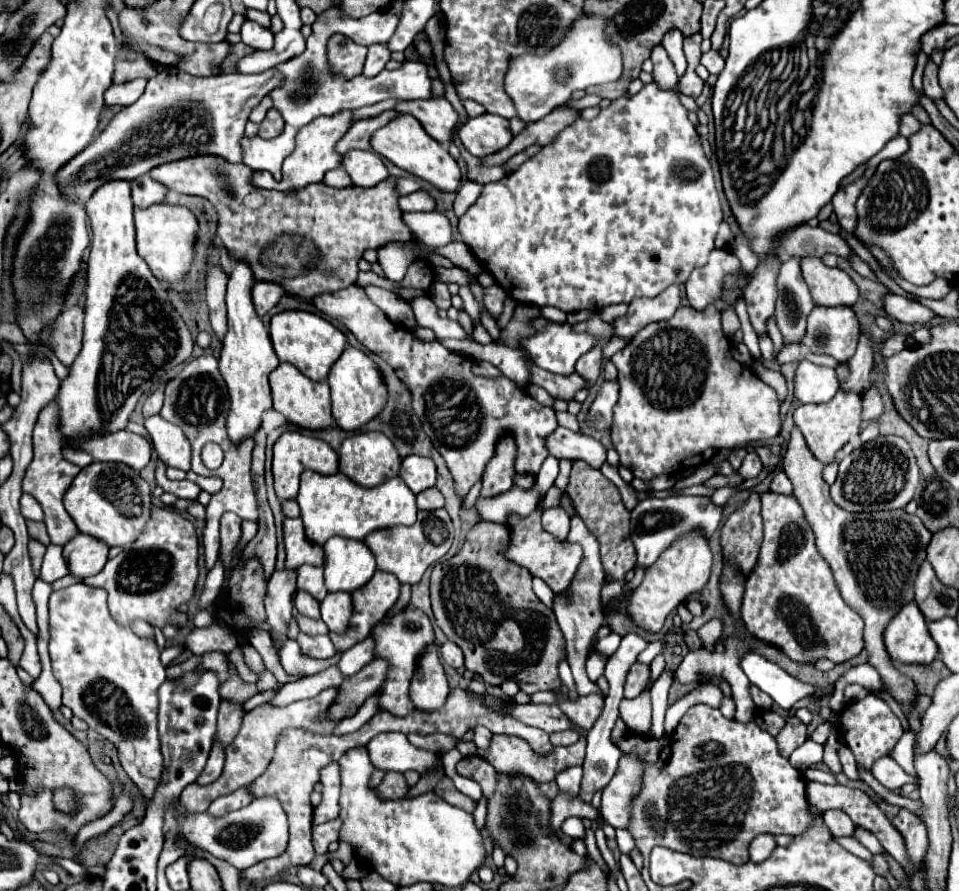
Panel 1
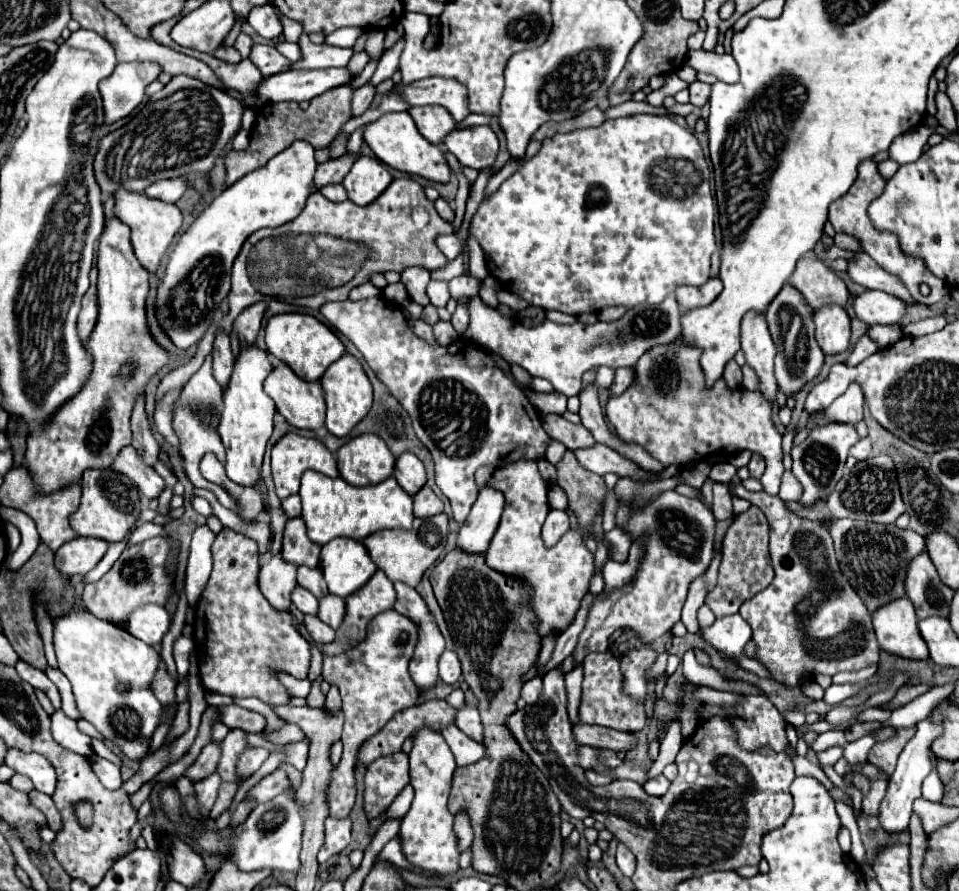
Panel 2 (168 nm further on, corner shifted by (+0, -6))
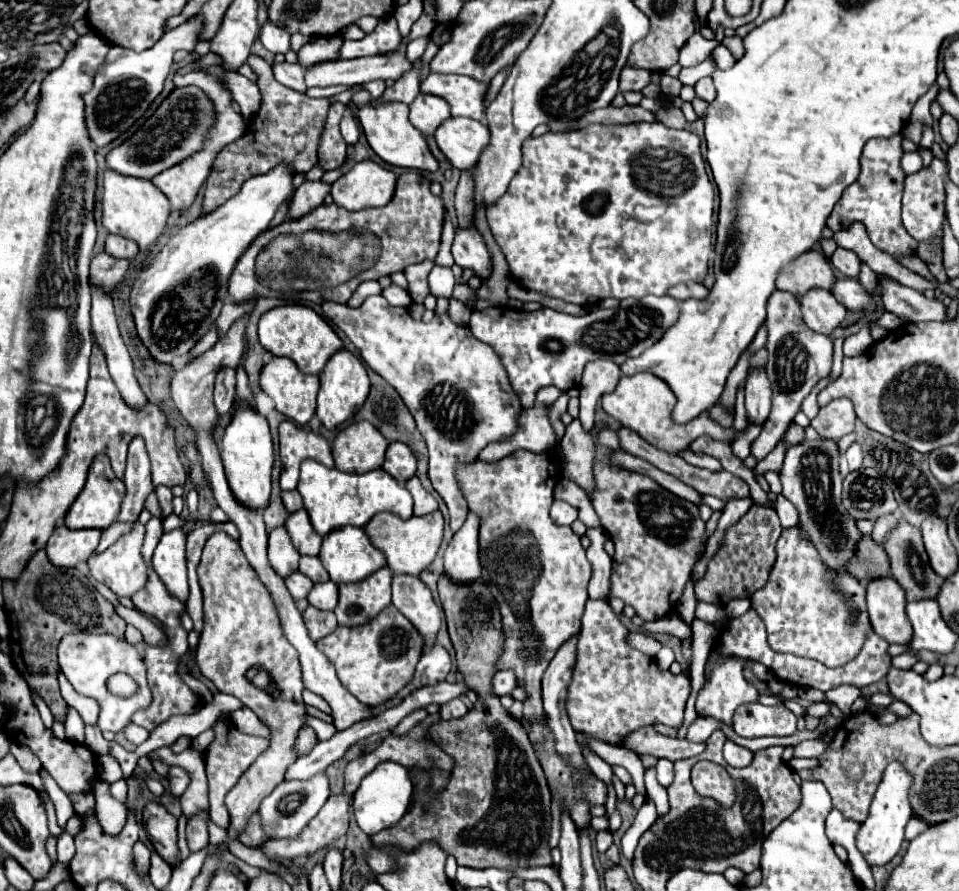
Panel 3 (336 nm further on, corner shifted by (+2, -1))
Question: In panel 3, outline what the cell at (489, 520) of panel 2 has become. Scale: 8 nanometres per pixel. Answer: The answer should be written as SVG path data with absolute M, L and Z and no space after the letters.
M468 516L464 526L454 534L444 552L444 574L454 584L472 584L480 580L480 560L478 560L478 516Z

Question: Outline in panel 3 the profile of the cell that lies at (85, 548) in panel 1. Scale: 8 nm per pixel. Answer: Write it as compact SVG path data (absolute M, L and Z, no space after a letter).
M58 526L48 540L46 554L54 566L74 568L78 562L86 562L100 540L100 530L70 530Z

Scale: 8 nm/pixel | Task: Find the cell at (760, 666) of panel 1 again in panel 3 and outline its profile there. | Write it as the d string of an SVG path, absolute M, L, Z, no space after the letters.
M910 652L892 658L892 666L894 666L894 668L902 668L902 670L912 668L916 662L918 662L918 656L916 656L916 654L910 654Z

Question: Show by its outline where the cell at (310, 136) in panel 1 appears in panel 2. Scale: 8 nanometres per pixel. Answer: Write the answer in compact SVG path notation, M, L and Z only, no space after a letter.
M294 141L264 167L226 187L180 237L170 253L166 277L156 297L160 325L178 349L188 349L198 343L206 329L214 325L220 315L220 303L228 297L232 261L244 239L262 227L278 227L300 215L306 199L314 193L314 151L316 149L308 141Z

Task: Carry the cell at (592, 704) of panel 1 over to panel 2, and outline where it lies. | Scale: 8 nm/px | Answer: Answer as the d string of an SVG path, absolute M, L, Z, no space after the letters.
M588 653L582 662L583 685L582 703L578 709L578 717L582 723L590 725L604 725L620 731L640 731L646 723L644 705L638 701L632 701L632 697L624 697L622 693L622 673L620 673L620 661L616 655L610 653Z

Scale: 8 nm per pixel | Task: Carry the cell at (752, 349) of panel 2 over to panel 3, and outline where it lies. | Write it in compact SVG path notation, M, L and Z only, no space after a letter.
M750 372L744 384L746 412L750 424L764 424L770 412L770 380L766 372Z

